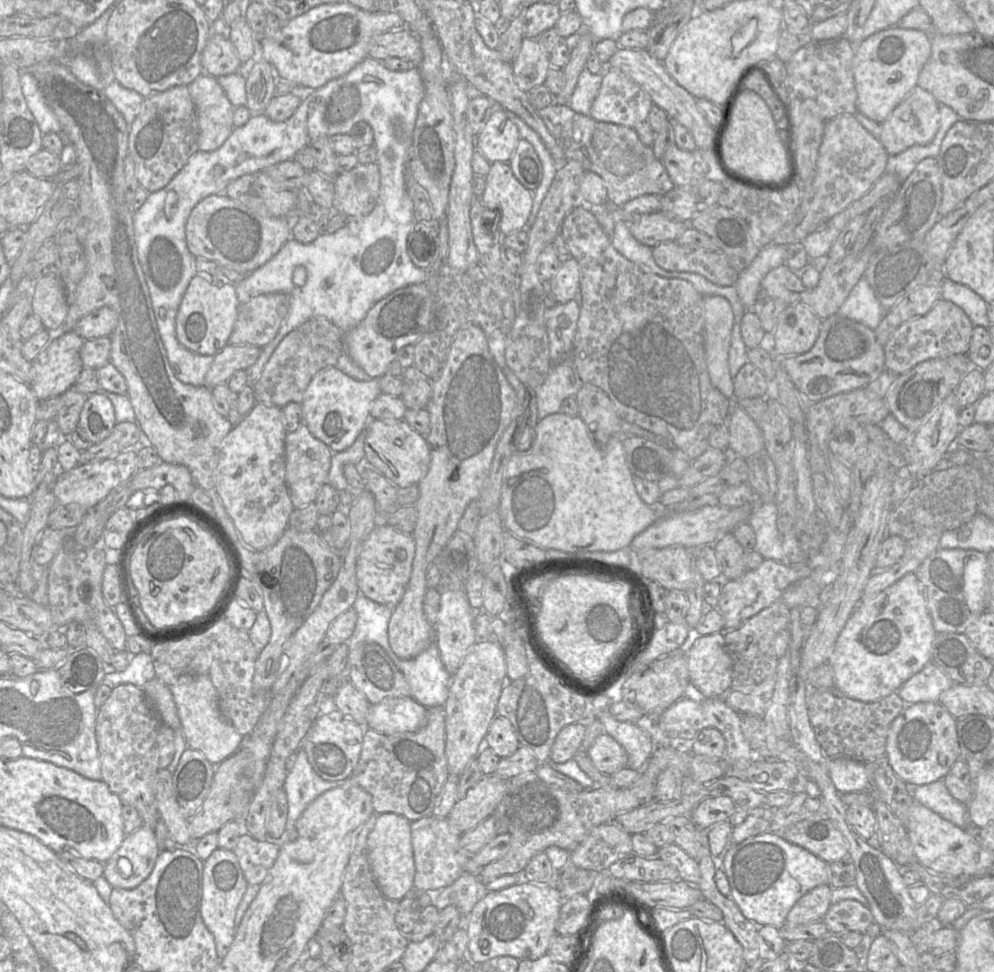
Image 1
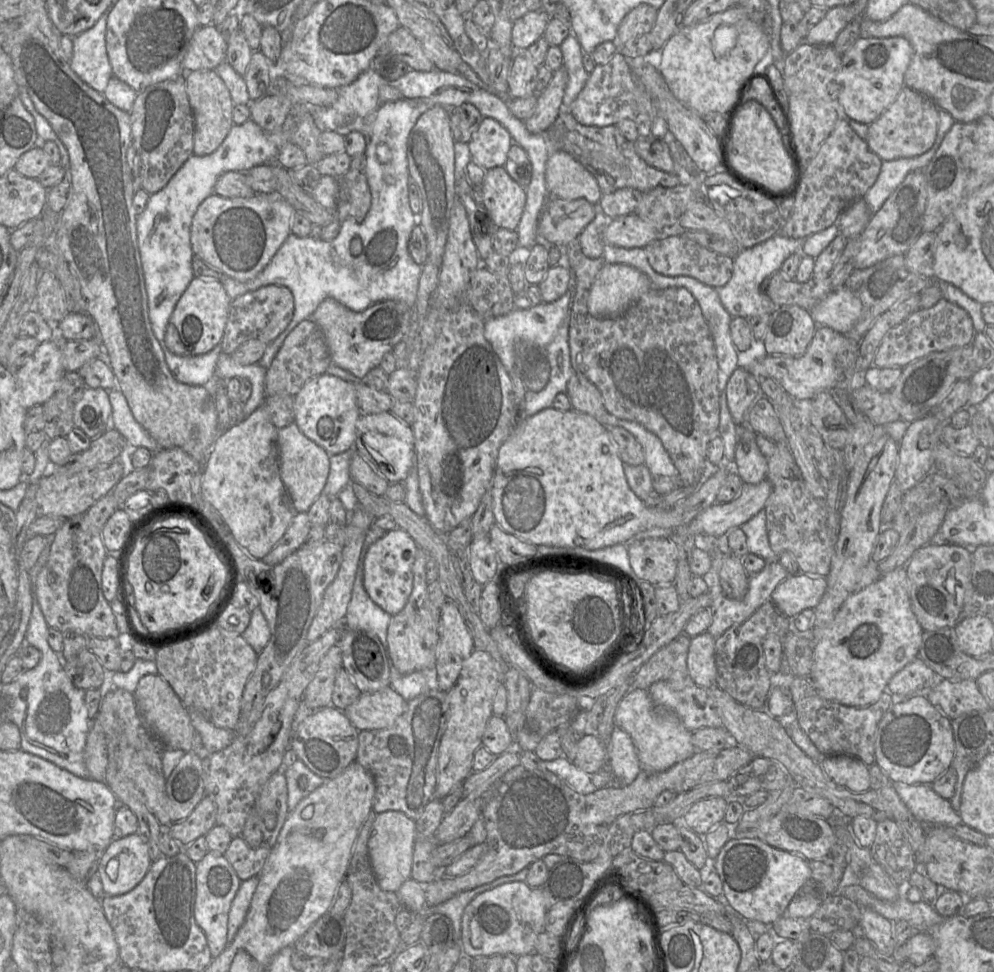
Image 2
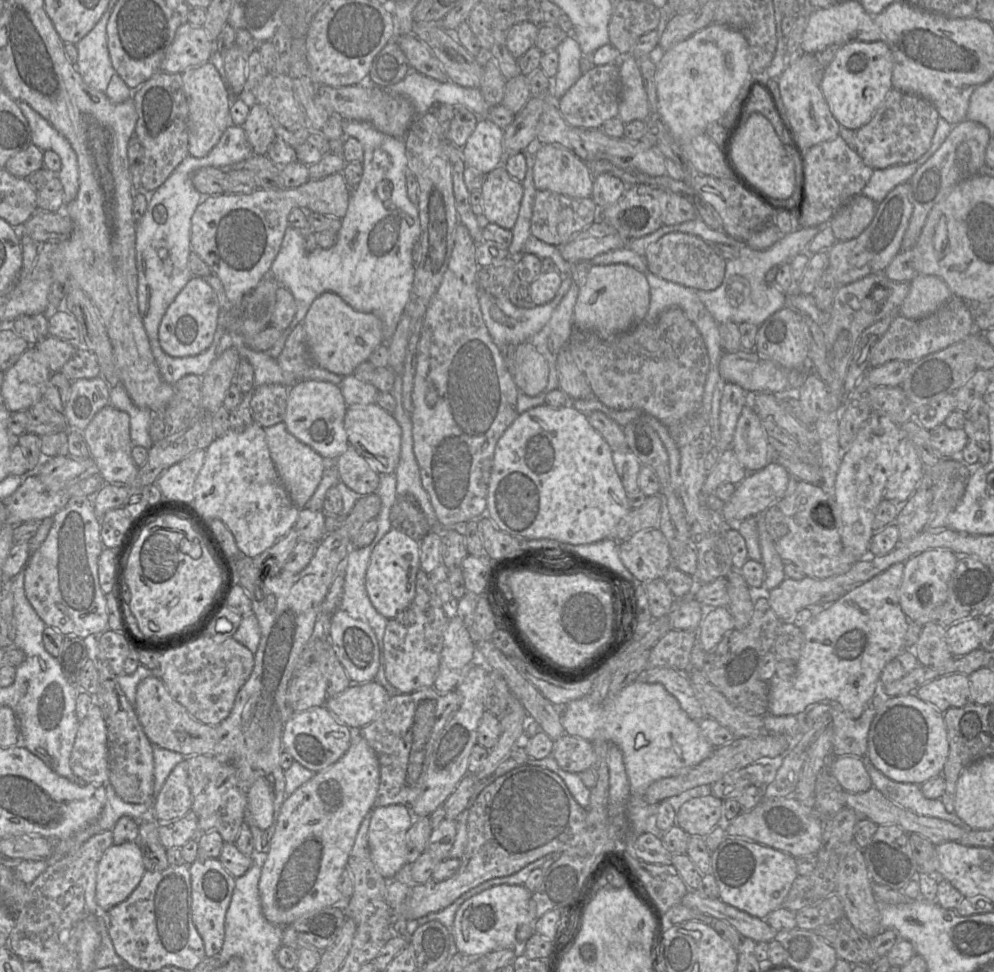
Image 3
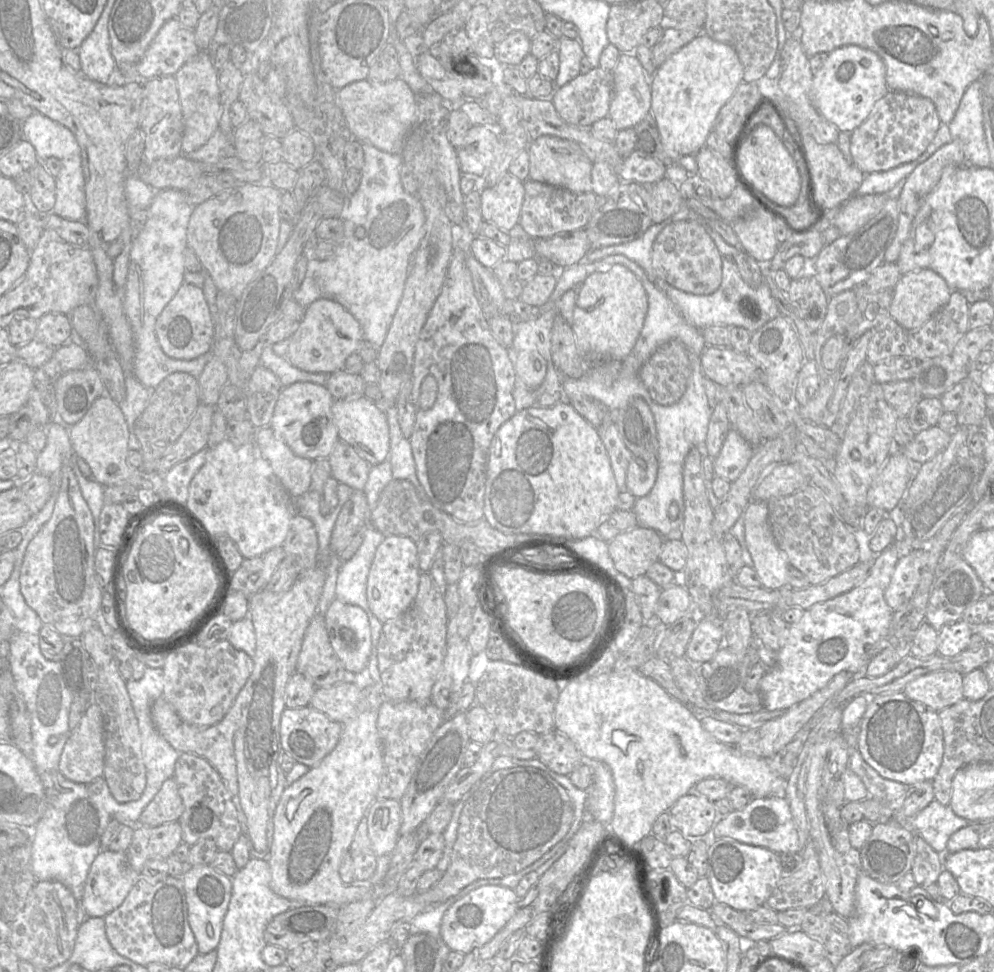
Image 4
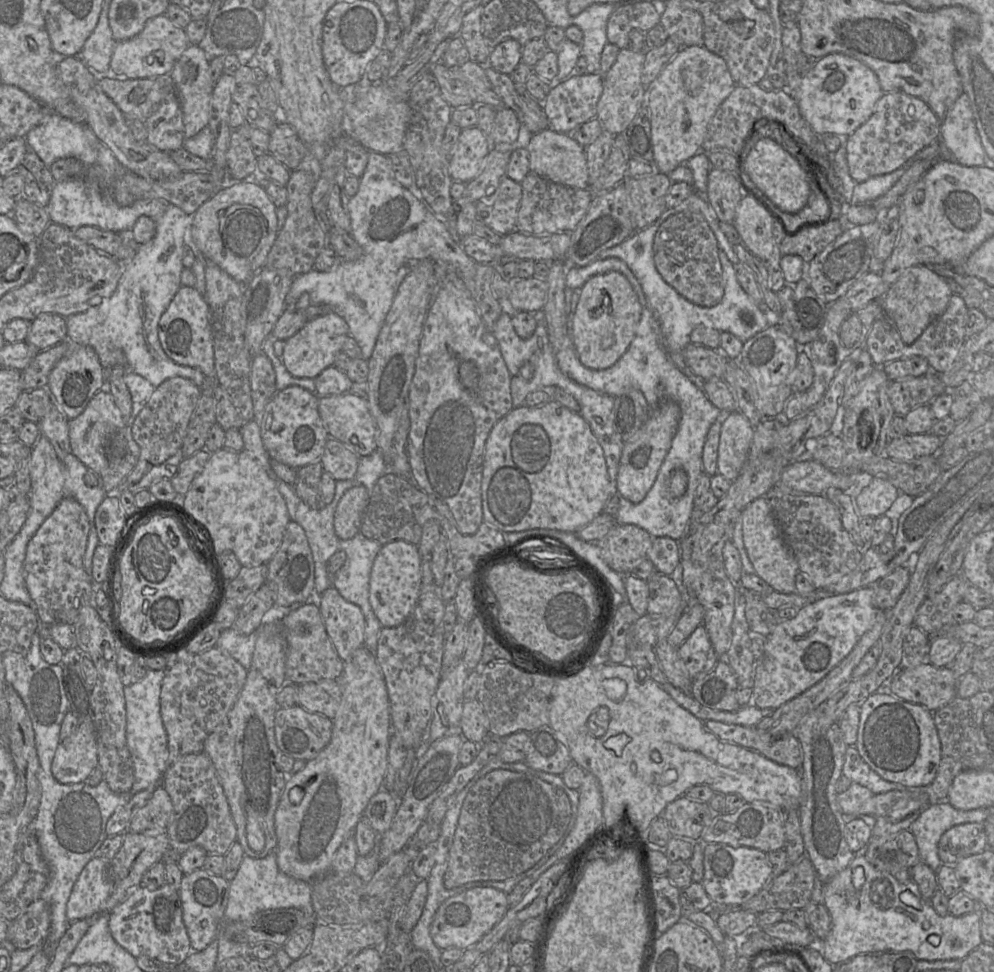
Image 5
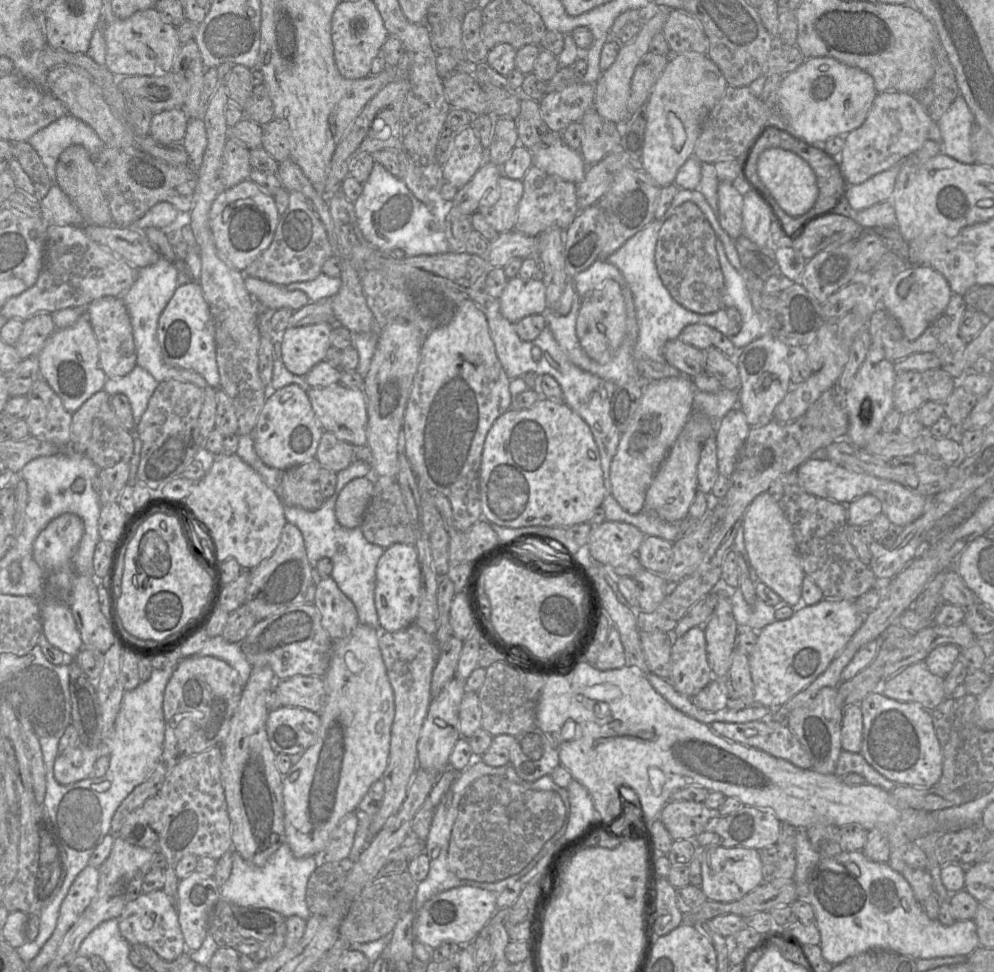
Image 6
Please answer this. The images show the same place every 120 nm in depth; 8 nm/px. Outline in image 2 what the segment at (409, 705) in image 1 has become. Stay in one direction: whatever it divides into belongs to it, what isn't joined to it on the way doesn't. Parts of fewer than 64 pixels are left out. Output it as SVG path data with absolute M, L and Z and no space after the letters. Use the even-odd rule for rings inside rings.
M391 686L362 693L343 712L358 731L388 728L407 708L407 702Z

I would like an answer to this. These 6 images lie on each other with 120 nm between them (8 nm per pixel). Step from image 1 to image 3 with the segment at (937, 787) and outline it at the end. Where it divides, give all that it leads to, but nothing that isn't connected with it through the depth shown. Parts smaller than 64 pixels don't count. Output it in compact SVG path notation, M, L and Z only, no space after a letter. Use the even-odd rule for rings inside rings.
M864 758L864 767L871 779L872 787L894 804L919 816L946 820L955 826L965 827L956 814L946 811L940 799L928 799L920 790L920 785L893 781L879 772Z

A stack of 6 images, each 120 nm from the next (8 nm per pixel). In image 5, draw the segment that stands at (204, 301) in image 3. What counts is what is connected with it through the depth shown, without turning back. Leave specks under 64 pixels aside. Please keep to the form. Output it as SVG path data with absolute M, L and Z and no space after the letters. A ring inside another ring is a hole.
M181 286L178 289L159 320L158 337L164 352L174 362L197 368L206 377L215 377L210 308L195 287Z

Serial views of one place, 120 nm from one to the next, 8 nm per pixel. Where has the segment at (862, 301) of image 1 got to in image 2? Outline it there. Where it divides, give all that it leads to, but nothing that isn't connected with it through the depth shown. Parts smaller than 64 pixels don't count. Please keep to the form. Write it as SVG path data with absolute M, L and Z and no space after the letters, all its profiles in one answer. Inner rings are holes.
M849 288L833 289L811 311L810 315L818 326L827 326L846 334L853 329L862 312L862 303Z

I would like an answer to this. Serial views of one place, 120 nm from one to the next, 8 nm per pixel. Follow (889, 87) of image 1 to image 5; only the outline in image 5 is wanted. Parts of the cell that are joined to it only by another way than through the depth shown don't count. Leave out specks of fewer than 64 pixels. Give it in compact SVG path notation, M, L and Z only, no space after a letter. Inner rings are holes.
M832 53L819 59L790 94L817 135L850 136L869 120L884 92L870 68L847 55Z

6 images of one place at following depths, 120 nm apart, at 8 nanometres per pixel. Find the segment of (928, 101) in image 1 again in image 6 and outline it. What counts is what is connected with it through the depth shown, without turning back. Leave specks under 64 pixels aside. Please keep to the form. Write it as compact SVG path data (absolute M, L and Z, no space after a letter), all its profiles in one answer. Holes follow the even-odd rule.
M896 91L878 93L864 123L845 136L843 149L837 157L840 172L847 185L861 184L915 154L928 140L928 131L932 123L934 121L913 95Z

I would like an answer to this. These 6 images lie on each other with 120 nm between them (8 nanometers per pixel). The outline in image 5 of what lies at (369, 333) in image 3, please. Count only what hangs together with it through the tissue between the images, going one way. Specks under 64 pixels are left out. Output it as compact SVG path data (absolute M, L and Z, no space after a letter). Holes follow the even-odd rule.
M334 311L308 320L297 333L285 340L282 362L294 377L315 379L324 369L333 365L348 335L346 321Z

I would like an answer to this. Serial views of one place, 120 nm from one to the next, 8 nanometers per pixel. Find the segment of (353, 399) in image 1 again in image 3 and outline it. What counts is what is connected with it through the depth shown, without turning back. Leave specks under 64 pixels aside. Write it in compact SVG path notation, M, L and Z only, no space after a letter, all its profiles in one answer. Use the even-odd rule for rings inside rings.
M319 380L300 381L288 389L283 423L293 436L310 446L326 462L334 462L349 446L344 428L347 408L339 385Z

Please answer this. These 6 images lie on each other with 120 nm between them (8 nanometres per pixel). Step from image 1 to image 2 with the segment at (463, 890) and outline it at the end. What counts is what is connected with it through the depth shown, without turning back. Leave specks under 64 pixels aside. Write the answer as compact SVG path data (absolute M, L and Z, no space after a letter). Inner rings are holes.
M528 867L522 869L514 875L503 876L495 879L494 881L476 887L472 890L460 892L448 899L447 901L440 903L438 905L430 906L427 903L426 910L423 912L423 915L415 916L424 916L428 917L432 914L444 914L447 916L453 926L453 941L454 943L460 944L461 939L461 922L464 909L466 906L478 895L485 891L491 890L497 886L500 886L505 883L510 883L514 881L524 882L528 874Z

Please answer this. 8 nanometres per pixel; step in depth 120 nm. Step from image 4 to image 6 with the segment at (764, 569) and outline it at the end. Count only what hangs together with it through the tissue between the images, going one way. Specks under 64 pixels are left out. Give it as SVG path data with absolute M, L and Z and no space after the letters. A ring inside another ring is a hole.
M768 493L759 495L744 515L744 541L750 562L762 583L780 596L784 604L799 603L806 576L798 553L793 528L776 500Z

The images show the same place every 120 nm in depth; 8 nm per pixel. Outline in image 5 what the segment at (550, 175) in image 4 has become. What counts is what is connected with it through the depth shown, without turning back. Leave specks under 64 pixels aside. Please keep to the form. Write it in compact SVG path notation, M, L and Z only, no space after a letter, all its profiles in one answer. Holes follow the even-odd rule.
M548 128L533 135L525 135L525 146L529 153L531 172L554 183L572 188L589 188L585 147L575 141L570 134L556 132Z

